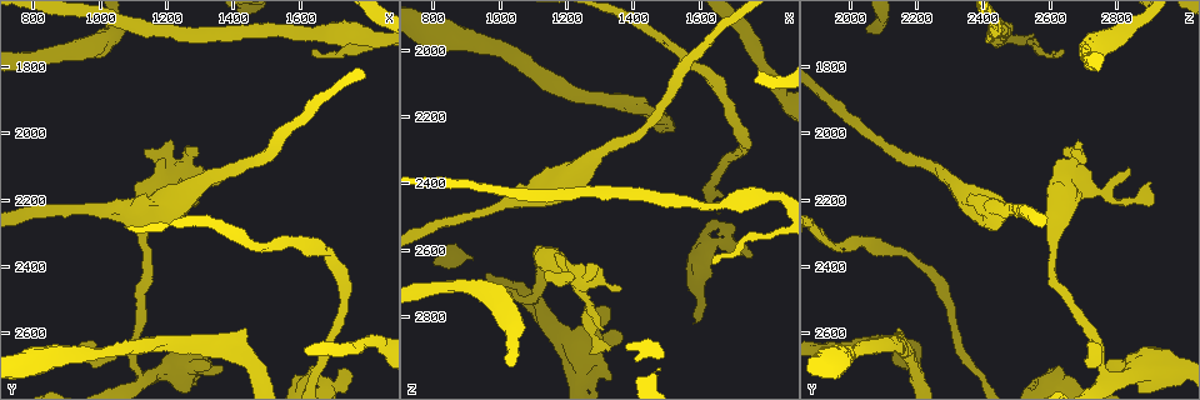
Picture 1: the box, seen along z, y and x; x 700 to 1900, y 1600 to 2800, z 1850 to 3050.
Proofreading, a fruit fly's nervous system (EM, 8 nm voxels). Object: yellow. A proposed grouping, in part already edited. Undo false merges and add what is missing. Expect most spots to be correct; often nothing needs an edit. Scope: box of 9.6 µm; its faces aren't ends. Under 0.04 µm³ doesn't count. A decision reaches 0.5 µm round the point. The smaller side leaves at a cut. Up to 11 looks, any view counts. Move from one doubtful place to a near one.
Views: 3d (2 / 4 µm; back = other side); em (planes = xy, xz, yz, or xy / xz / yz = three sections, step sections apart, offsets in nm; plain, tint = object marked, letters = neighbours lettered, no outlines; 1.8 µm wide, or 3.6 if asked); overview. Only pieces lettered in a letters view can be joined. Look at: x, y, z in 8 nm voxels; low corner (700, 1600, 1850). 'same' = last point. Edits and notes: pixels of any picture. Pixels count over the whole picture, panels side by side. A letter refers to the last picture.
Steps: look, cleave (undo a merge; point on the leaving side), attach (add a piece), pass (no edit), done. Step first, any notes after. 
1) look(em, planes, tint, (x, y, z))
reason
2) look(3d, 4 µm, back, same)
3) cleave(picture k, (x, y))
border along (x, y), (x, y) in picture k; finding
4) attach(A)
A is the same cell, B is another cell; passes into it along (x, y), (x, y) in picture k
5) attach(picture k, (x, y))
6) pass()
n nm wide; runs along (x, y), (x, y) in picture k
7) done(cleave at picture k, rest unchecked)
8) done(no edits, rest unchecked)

look(em, yz, step 4, letters, (1430, 2580, 2140))
branch stops here

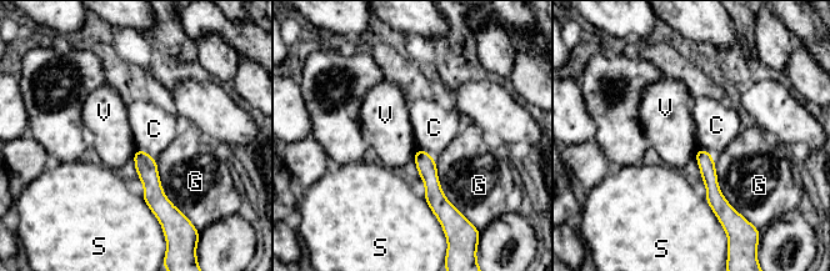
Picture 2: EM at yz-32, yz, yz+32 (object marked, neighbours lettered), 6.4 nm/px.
look(em, planes, letters, same)
cut it another way

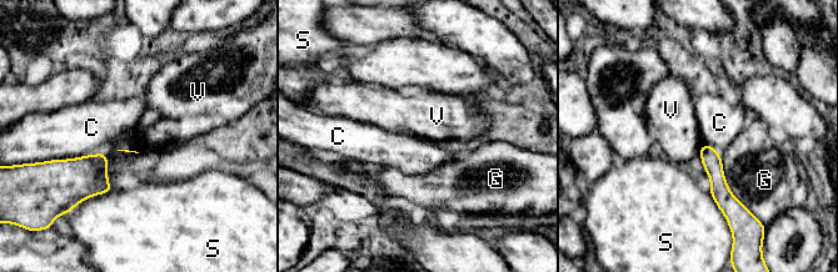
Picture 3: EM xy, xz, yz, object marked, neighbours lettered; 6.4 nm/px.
pass()
C, G, S and V are other cells; border along (106, 151), (54, 160) in picture 3; none of them fits

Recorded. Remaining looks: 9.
look(3d, 4 µm, (1640, 2740, 2580))
sharp bend

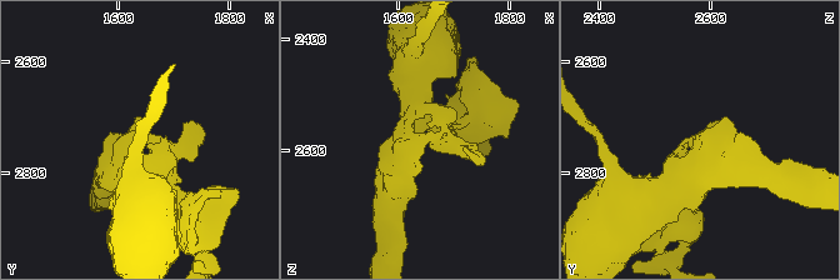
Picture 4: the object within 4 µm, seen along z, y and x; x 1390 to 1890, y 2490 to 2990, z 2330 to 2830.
look(em, planes, letters, (1640, 2740, 2575))
need the tissue

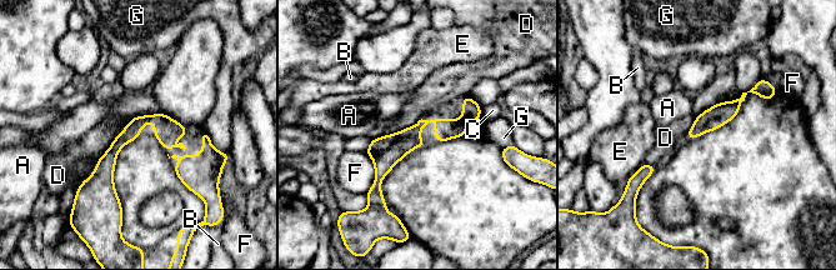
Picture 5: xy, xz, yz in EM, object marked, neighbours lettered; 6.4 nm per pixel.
pass()
120 nm wide; A, B, C, D, E, F and G are other cells; border along (130, 119), (75, 190) in picture 5; continuous, no second neuron

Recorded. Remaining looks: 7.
look(em, planes, letters, (1760, 1700, 2430))
thick turns thin

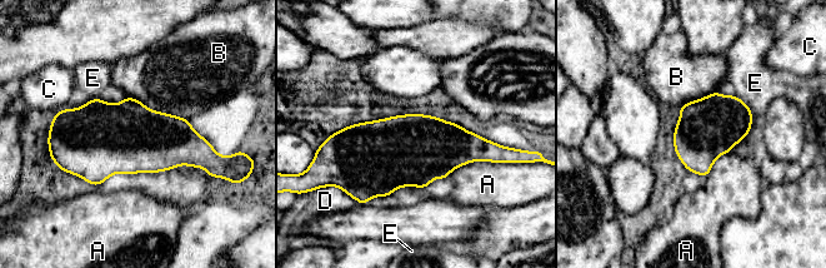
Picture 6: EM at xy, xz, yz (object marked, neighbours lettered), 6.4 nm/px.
pass()
400 nm wide; A, B, C, D and E are other cells; border along (716, 89), (680, 107) in picture 6; continuous, no second neuron

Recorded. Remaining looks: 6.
look(em, 3.6 µm, yz, step 4, tint, (930, 1740, 2720))
sudden change in width

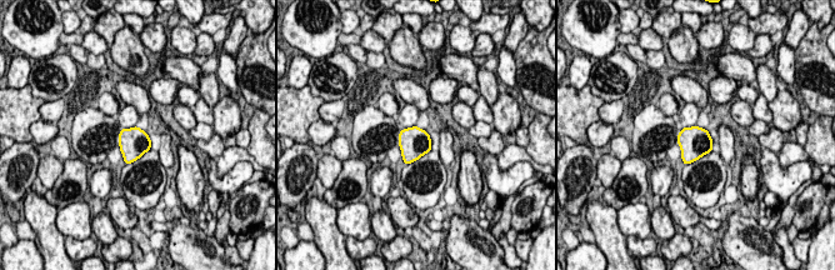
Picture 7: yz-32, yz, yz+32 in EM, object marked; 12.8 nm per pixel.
look(em, 3.6 µm, planes, letters, same)
another direction

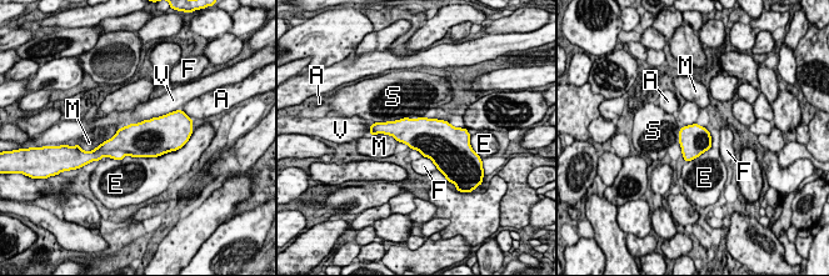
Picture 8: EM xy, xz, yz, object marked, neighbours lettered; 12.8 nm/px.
pass()
A, E, F, M, S and V are other cells; border along (171, 111), (140, 121) in picture 8; all the same neuron

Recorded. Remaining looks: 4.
done(no edits, rest unchecked)

